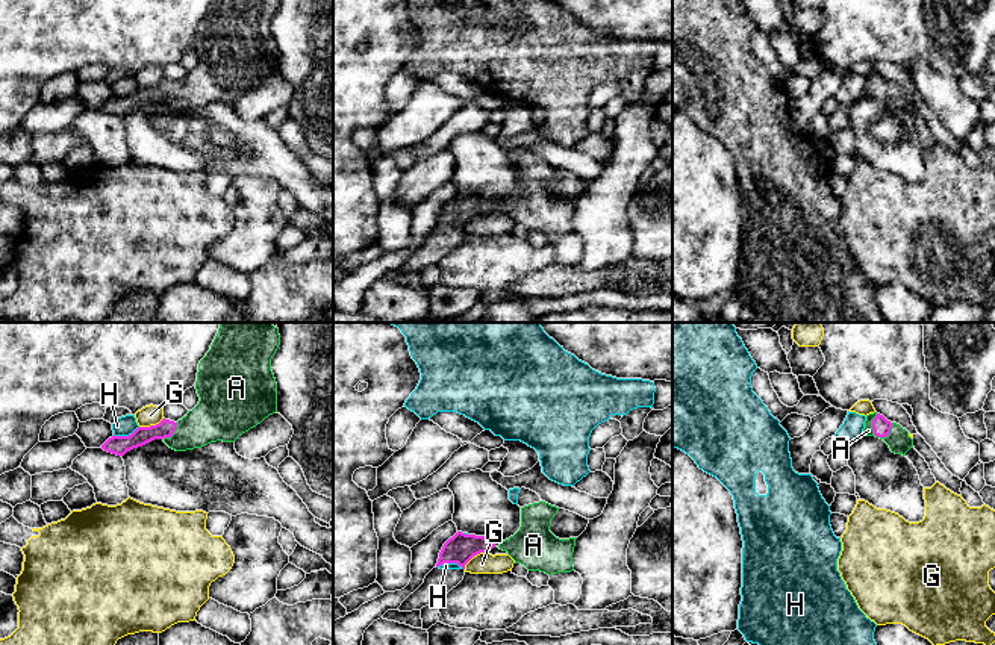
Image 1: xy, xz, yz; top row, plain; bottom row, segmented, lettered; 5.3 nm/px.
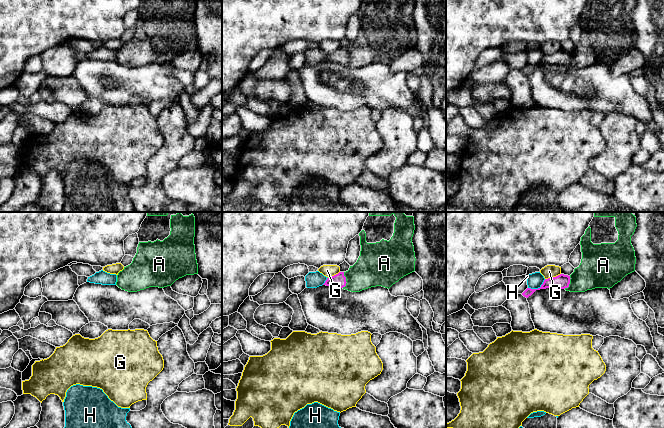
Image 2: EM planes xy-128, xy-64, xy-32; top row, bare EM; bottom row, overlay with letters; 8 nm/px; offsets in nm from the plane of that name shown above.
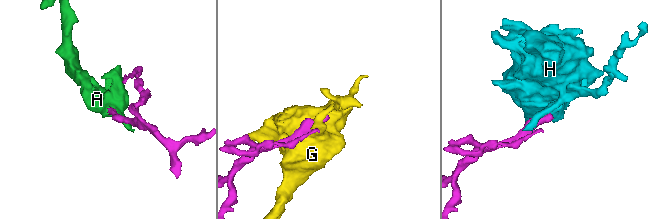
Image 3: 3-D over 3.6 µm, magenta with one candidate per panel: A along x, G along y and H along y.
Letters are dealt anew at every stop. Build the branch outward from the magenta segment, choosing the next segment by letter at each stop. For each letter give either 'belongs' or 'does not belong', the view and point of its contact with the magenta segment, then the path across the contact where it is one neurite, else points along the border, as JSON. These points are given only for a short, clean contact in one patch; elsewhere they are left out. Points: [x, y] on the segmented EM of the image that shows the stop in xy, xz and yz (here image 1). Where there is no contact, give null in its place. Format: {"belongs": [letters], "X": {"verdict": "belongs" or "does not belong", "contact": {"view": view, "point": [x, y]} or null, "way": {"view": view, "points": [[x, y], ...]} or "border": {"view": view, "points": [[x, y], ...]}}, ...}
{"belongs": ["A"], "A": {"verdict": "belongs", "contact": {"view": "yz", "point": [873, 429]}, "way": {"view": "yz", "points": [[882, 427], [873, 429], [868, 430]]}}, "G": {"verdict": "does not belong", "contact": {"view": "xz", "point": [474, 554]}}, "H": {"verdict": "does not belong", "contact": {"view": "xy", "point": [126, 436]}, "border": {"view": "xy", "points": [[138, 426], [127, 435], [114, 435]]}}}

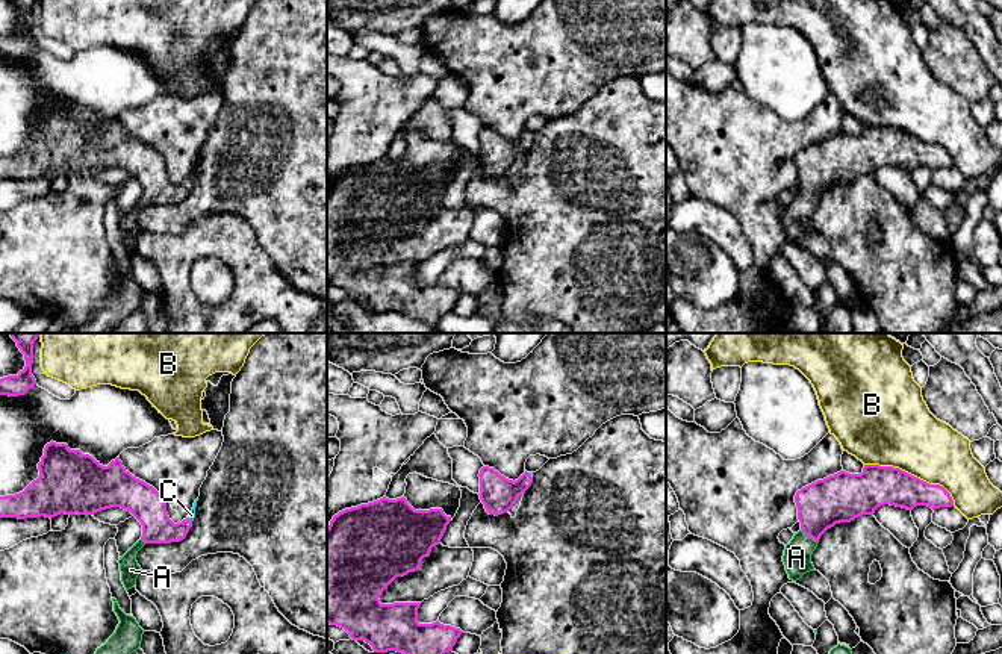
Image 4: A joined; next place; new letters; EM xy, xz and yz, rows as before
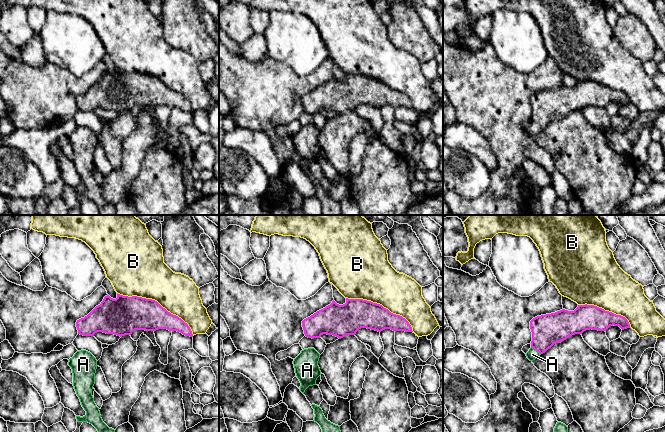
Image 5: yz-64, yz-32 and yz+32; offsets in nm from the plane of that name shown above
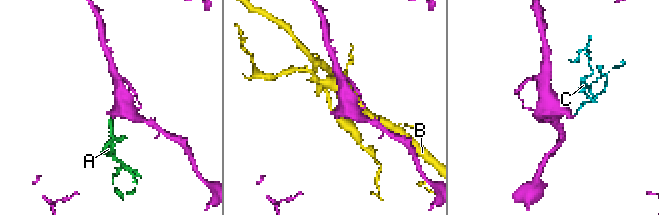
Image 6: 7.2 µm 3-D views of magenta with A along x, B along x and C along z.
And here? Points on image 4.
{"belongs": ["A", "C"], "A": {"verdict": "belongs", "contact": {"view": "yz", "point": [809, 536]}, "way": {"view": "yz", "points": [[822, 504], [816, 512], [809, 536], [796, 557]]}}, "B": {"verdict": "does not belong", "contact": {"view": "yz", "point": [913, 476]}}, "C": {"verdict": "belongs", "contact": {"view": "xy", "point": [189, 520]}, "way": {"view": "xy", "points": [[146, 503], [170, 527], [189, 520], [191, 515]]}}}

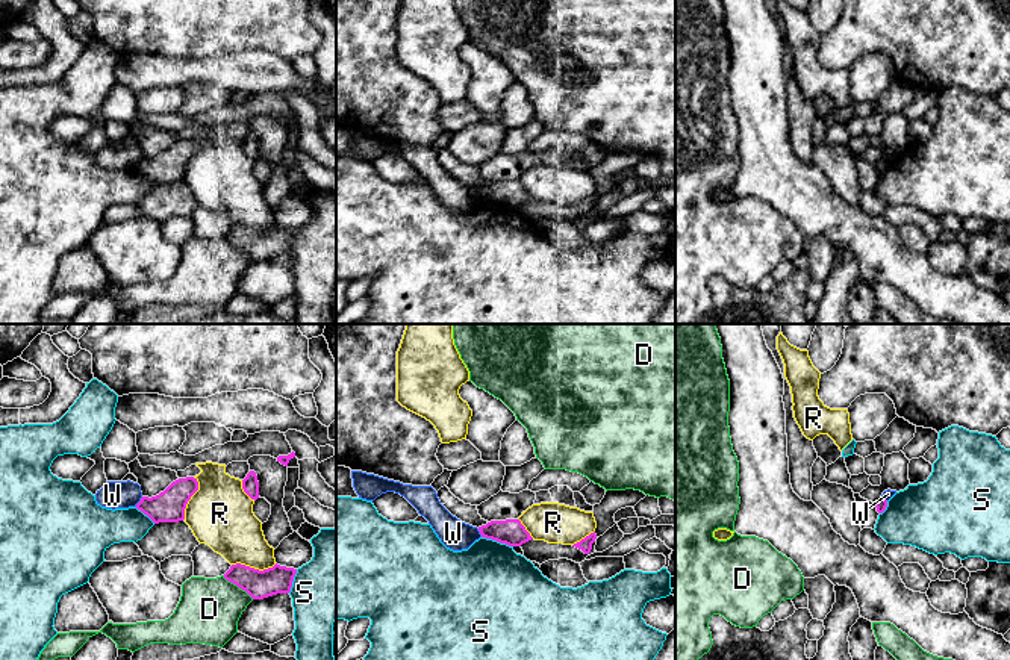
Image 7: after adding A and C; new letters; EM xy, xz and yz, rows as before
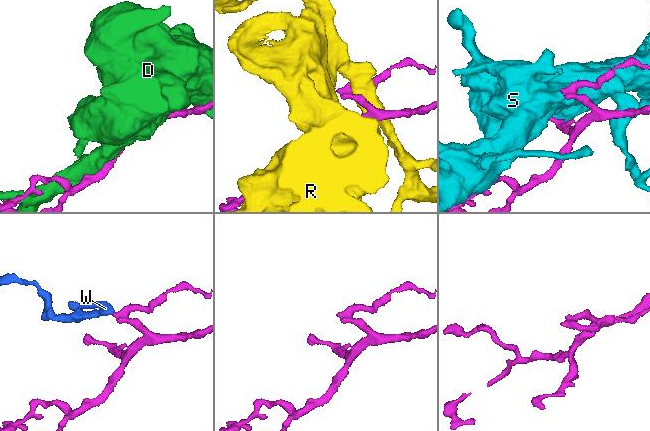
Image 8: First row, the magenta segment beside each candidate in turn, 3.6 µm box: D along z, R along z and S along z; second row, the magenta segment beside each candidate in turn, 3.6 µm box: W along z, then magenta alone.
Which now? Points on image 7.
{"belongs": [], "D": {"verdict": "does not belong", "contact": {"view": "xy", "point": [238, 586]}}, "R": {"verdict": "does not belong", "contact": {"view": "xy", "point": [253, 568]}}, "S": {"verdict": "does not belong", "contact": {"view": "xz", "point": [497, 541]}}, "W": {"verdict": "does not belong", "contact": {"view": "xy", "point": [140, 501]}, "border": {"view": "xy", "points": [[143, 497], [135, 506]]}}}

